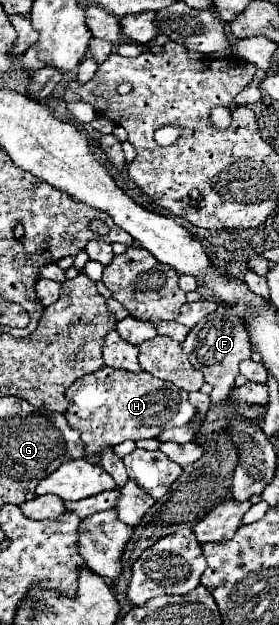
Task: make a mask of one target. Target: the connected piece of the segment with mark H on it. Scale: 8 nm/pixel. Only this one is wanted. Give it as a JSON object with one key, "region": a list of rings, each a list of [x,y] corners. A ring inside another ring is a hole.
{"region":[[[108,366],[78,378],[66,390],[66,398],[68,410],[64,416],[72,428],[80,430],[84,456],[92,464],[100,462],[100,452],[106,448],[112,448],[124,440],[156,438],[168,428],[188,424],[196,412],[188,400],[188,392],[172,382],[158,380],[148,372],[130,374],[126,370],[114,370]]]}

